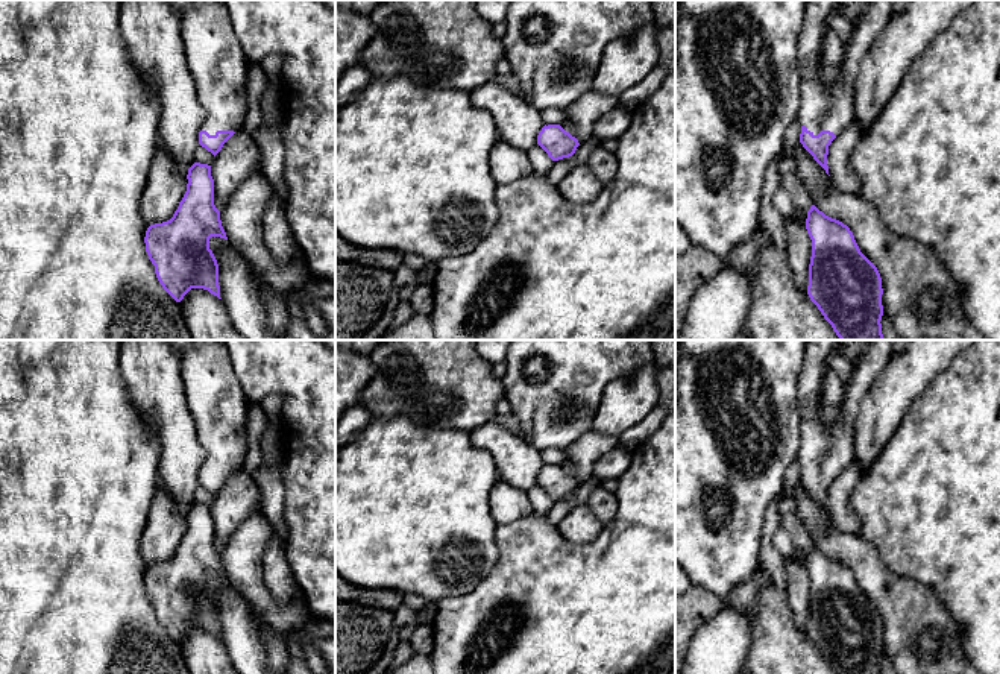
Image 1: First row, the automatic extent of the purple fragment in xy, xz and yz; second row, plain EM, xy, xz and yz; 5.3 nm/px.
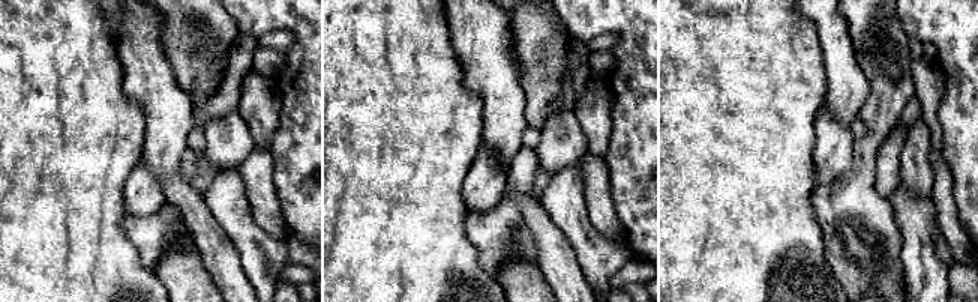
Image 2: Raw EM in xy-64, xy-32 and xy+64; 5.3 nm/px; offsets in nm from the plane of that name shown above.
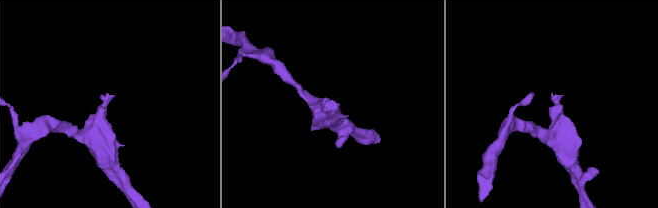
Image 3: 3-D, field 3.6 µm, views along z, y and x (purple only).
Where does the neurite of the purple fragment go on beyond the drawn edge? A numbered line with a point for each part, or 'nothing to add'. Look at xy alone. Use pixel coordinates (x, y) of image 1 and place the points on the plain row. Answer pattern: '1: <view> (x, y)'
1: xy (217, 403)

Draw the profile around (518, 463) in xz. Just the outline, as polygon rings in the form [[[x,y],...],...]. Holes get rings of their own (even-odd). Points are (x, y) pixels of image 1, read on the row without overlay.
[[[487,422],[472,433],[475,448],[487,451],[496,463],[499,480],[528,492],[537,484],[537,475],[545,466],[542,454],[520,434],[505,427]]]

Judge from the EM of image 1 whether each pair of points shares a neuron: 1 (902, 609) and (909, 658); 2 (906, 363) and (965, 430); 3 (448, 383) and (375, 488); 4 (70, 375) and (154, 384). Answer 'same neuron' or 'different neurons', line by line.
1: same neuron
2: different neurons
3: different neurons
4: different neurons

